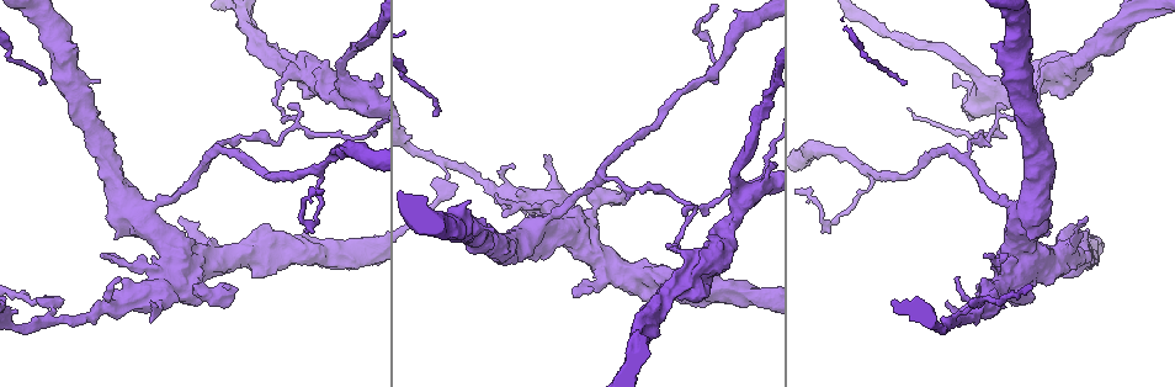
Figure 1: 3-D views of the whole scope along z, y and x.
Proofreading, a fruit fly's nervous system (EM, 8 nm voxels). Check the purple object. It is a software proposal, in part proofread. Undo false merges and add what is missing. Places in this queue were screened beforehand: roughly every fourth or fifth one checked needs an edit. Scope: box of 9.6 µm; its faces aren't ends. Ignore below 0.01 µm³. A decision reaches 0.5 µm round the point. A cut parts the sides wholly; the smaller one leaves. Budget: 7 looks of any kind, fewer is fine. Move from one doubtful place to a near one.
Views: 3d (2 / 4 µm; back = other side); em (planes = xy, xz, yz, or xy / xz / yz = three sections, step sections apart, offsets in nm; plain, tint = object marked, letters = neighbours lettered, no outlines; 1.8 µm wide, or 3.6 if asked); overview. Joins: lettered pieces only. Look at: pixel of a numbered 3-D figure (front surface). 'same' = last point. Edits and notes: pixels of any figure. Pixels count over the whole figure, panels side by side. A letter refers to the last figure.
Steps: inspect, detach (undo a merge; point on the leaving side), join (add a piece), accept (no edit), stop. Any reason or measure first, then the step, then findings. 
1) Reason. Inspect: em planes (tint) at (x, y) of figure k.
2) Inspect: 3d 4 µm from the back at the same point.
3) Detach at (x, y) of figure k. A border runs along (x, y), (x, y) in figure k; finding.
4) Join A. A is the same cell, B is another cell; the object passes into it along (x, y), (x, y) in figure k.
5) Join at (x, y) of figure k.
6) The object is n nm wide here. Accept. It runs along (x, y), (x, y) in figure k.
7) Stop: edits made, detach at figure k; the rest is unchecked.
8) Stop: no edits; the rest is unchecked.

Thick turns thin. Inspect: 3d 2 µm at (502, 189) of figure 1.

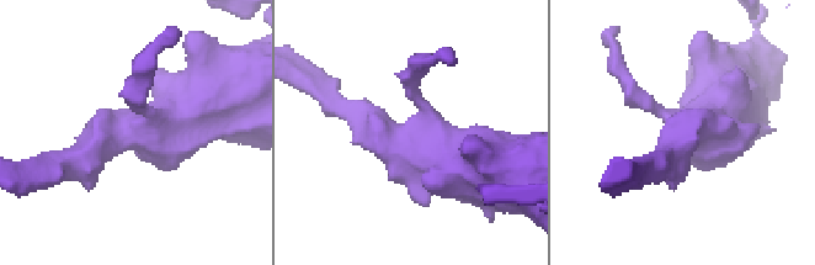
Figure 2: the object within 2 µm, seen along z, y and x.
Now the EM. Inspect: em xz step 16 (letters) at (138, 130) of figure 2.

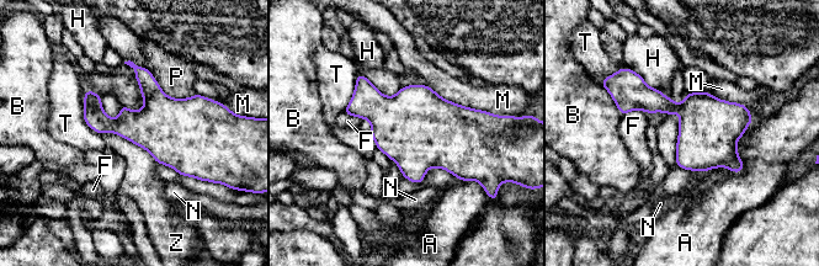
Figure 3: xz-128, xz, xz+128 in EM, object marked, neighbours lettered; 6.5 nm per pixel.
Accept. A, B, F, H, M, N, P, T and Z are other cells; a border runs along (101, 133), (120, 134), (155, 161) in figure 3; all the same neuron.

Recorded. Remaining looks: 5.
Thick turns thin. Inspect: 3d 4 µm at (186, 285) of figure 1.

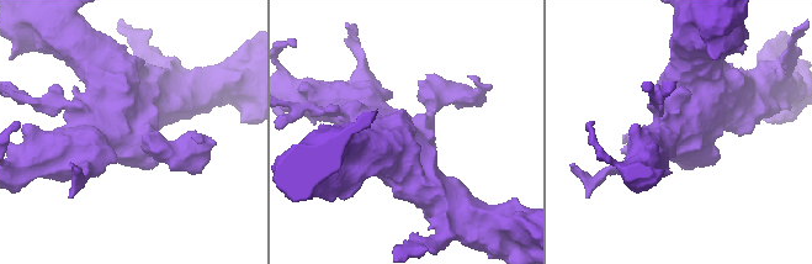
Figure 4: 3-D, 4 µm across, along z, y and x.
Shape alone is not enough. Inspect: em 3.6 µm xy step 4 (tint) at (124, 135) of figure 4.

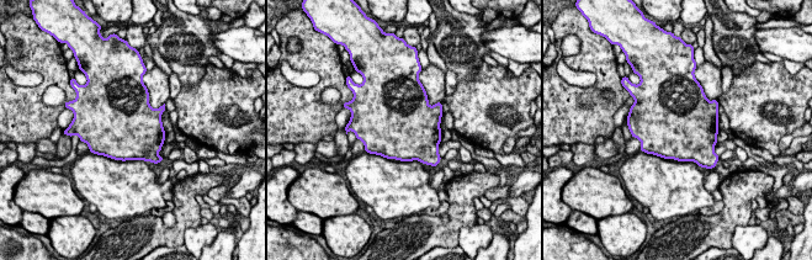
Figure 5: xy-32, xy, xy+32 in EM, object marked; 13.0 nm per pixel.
Another direction. Inspect: em 3.6 µm planes (letters) at the same point.

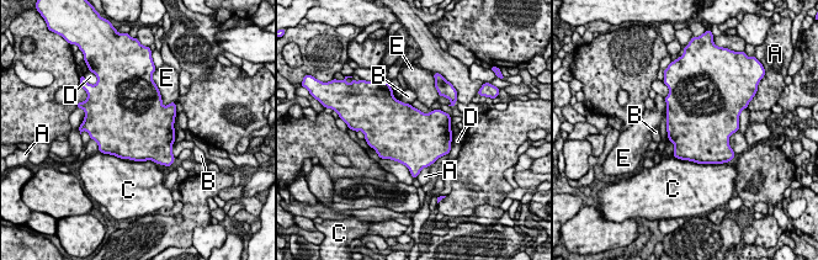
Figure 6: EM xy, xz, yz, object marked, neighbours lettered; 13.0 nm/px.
The longest contact is with C, 600 nm. Accept. A, B, C, D and E are other cells; a border runs along (159, 94), (164, 105), (170, 104) in figure 6; continuous, no second neuron.

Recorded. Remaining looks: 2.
Looks like a crossing. Inspect: em 3.6 µm planes (tint) at (304, 75) of figure 1.

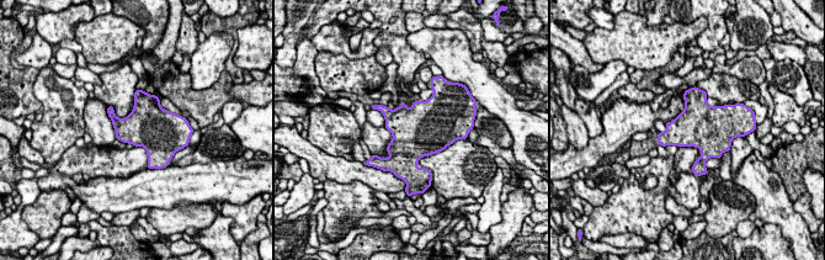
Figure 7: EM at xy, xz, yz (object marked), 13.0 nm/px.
Inspect: em 3.6 µm planes (letters) at the same point.

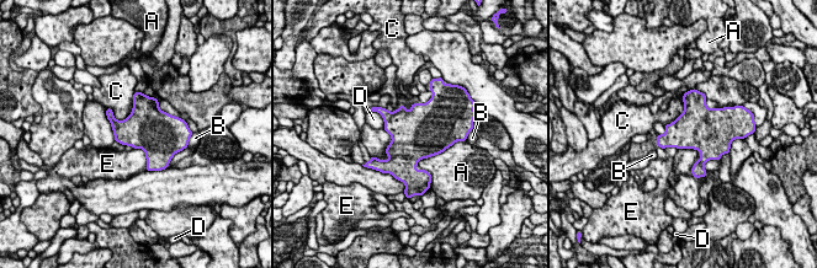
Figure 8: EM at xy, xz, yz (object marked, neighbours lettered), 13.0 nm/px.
Accept. A, B, C, D and E are other cells; a border runs along (133, 148), (144, 153), (147, 169) in figure 8; continuous, no second neuron.

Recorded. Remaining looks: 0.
Stop: no edits; the rest is unchecked.

